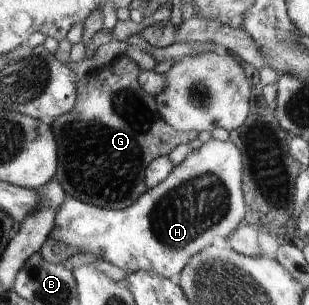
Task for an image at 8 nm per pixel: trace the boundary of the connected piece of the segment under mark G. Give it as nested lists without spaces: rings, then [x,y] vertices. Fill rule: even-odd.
[[[122,53],[119,60],[95,70],[88,69],[85,75],[81,75],[77,84],[76,108],[57,118],[52,126],[54,136],[58,136],[58,176],[54,176],[53,180],[62,184],[67,196],[86,200],[88,204],[100,208],[126,210],[148,192],[144,184],[148,165],[160,156],[168,156],[176,146],[198,138],[197,132],[178,132],[162,118],[156,97],[146,92],[138,82],[140,72],[142,68]]]

